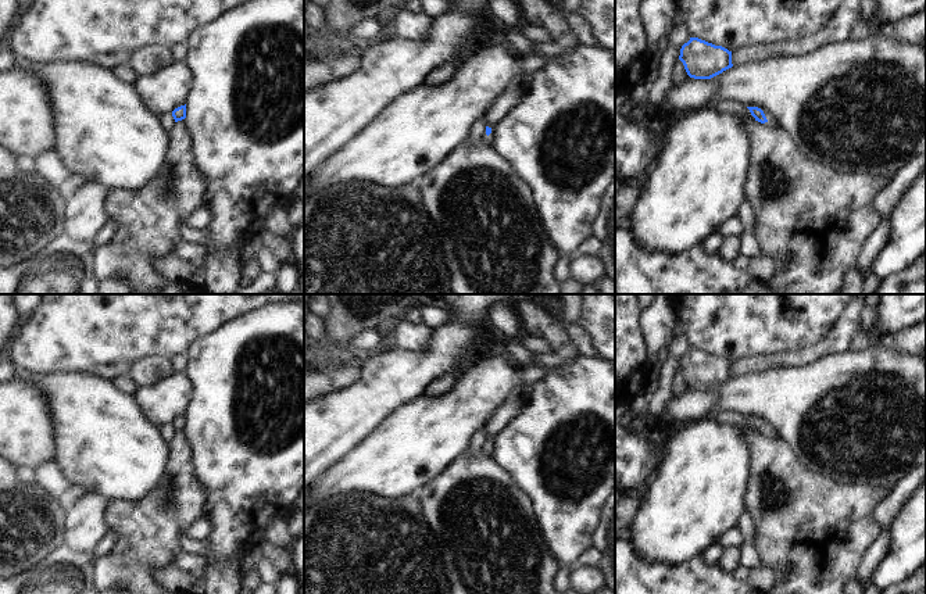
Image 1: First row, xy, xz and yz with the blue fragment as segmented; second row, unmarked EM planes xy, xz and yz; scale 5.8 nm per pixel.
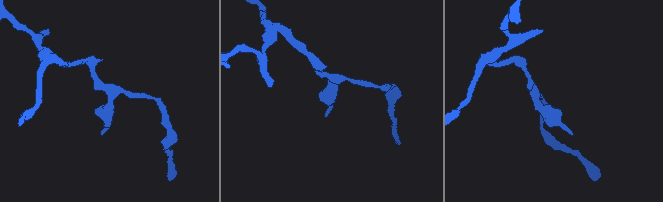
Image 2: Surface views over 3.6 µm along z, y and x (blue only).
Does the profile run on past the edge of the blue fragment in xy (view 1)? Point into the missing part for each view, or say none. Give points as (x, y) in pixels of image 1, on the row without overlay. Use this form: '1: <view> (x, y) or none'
1: none

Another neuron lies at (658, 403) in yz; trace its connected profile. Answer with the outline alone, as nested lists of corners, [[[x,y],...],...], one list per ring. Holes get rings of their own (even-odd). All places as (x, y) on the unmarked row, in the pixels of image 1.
[[[668,389],[665,393],[661,393],[658,390],[654,396],[647,396],[647,400],[648,400],[647,415],[650,418],[655,418],[661,414],[666,414],[671,393],[672,393],[672,389]]]

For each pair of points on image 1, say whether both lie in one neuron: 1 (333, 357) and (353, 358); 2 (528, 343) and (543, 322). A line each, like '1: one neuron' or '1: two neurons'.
1: one neuron
2: two neurons

